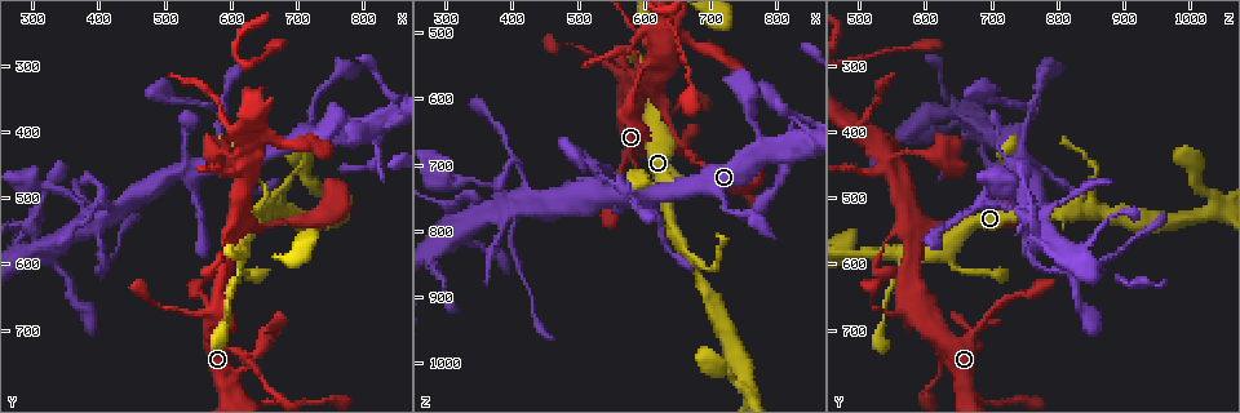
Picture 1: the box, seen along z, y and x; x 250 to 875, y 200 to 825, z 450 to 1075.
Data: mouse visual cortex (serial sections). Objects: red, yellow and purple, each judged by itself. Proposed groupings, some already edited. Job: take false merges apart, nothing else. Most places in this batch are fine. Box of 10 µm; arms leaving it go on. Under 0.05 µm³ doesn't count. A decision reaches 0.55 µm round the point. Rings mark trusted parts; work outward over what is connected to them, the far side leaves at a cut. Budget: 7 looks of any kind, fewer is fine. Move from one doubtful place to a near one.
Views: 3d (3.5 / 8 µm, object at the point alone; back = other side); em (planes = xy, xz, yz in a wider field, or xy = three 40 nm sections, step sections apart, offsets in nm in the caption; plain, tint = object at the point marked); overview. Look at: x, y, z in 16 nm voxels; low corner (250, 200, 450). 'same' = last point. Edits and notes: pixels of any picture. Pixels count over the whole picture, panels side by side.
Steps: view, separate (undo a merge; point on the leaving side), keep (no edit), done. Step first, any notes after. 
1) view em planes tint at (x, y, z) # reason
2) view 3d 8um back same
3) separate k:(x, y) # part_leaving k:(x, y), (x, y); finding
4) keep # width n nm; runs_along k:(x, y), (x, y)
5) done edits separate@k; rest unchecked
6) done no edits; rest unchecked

view 3d 8um at (580, 365, 755) # thin neck

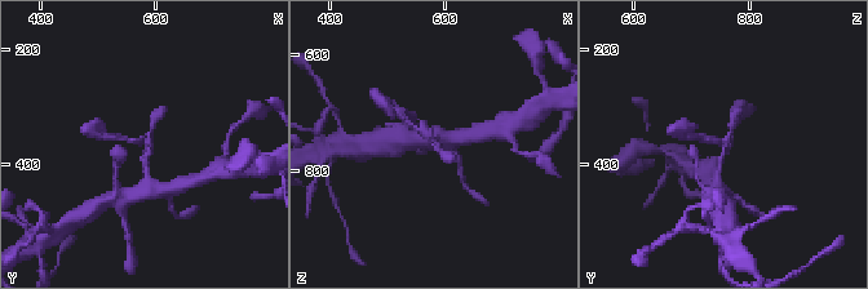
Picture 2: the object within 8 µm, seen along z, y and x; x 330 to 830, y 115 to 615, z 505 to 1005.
view em xy step 3 tint same

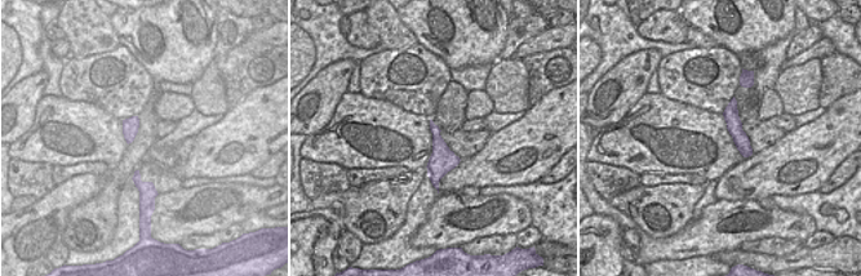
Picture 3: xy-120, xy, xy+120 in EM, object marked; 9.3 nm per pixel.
keep # runs_along 3:(733, 103), (733, 125), (748, 152); one cell here

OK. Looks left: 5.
view 3d 3.5um back at (400, 580, 760) # sudden change in width

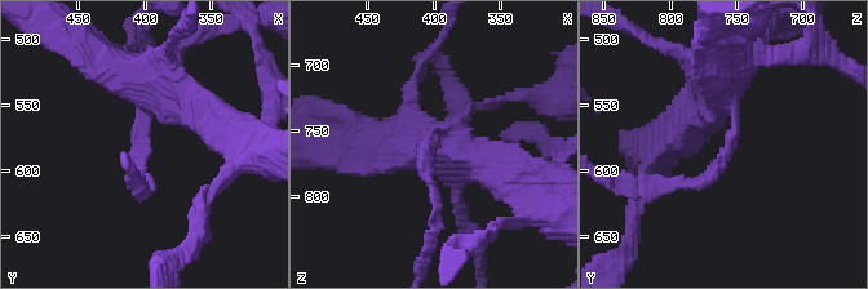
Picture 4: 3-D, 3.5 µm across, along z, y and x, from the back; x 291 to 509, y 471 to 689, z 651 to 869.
view em xy step 3 tint at (402, 584, 754)

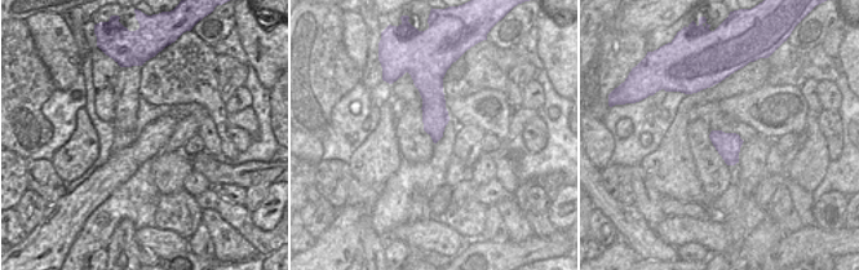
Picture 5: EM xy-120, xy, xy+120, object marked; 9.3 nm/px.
keep # runs_along 4:(127, 76), (150, 96), (146, 191); continuous, no second cell

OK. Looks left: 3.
view 3d 3.5um at (650, 520, 815) # arms part here

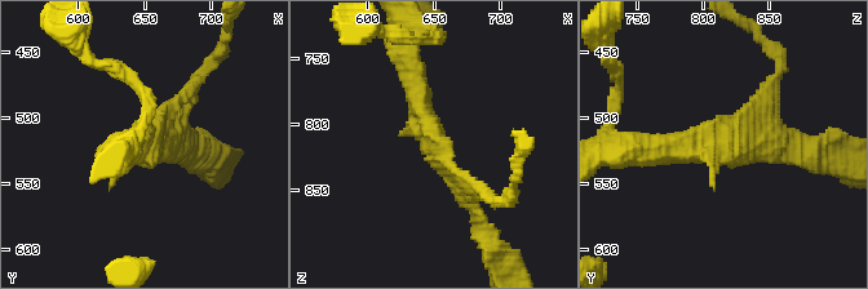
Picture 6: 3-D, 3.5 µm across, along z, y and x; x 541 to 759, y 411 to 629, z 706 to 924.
view em xy step 2 tint at (646, 524, 814) # need the tissue

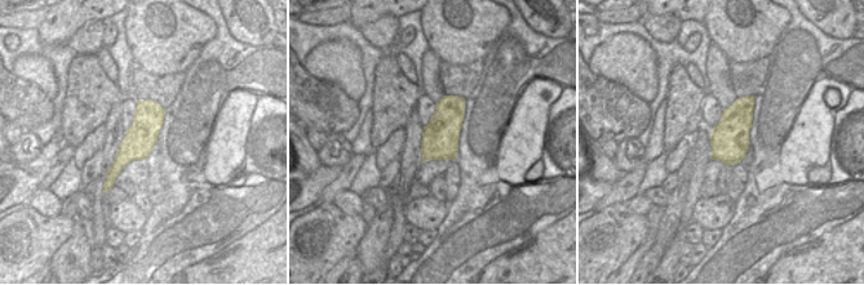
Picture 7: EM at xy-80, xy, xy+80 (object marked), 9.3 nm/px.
keep # runs_along 6:(407, 59), (438, 163), (474, 212); all the same cell

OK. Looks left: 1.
done no edits; rest unchecked

